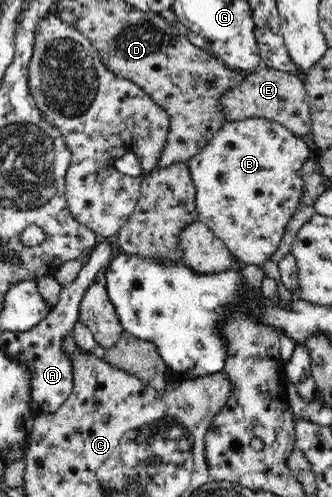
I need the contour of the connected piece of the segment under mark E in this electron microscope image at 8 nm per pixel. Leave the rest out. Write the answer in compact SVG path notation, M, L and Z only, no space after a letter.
M261 66L252 76L245 77L243 82L221 93L220 111L227 123L247 118L264 118L278 122L295 137L308 138L312 125L309 97L304 80L296 74L276 70L271 66Z

